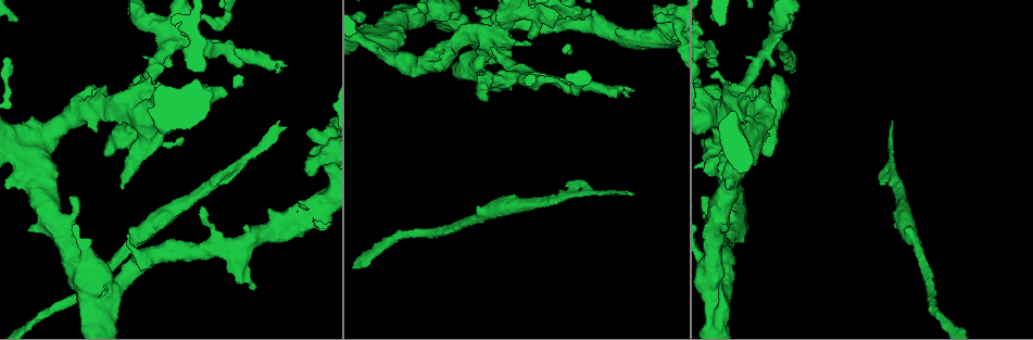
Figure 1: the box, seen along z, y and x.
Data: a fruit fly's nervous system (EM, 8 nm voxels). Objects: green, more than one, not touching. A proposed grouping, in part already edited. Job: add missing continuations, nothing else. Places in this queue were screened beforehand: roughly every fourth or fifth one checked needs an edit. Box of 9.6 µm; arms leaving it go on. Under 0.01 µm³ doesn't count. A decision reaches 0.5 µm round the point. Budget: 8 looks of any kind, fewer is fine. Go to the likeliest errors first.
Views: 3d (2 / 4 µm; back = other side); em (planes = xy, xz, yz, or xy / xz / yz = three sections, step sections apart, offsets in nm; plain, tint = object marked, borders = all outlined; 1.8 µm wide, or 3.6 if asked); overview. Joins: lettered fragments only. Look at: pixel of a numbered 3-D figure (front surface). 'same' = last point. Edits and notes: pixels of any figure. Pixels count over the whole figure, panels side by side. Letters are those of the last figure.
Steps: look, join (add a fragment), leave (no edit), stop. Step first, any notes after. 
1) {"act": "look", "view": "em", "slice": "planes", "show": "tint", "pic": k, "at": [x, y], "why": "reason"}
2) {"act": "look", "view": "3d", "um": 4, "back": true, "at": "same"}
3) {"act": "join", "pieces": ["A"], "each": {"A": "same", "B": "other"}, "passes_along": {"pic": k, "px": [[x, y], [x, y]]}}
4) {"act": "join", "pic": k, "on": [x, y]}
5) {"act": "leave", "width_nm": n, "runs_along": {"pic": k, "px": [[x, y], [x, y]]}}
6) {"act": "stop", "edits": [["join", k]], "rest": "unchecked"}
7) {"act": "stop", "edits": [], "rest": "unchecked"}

{"act": "look", "view": "3d", "um": 2, "pic": 1, "at": [239, 67], "why": "an open end"}

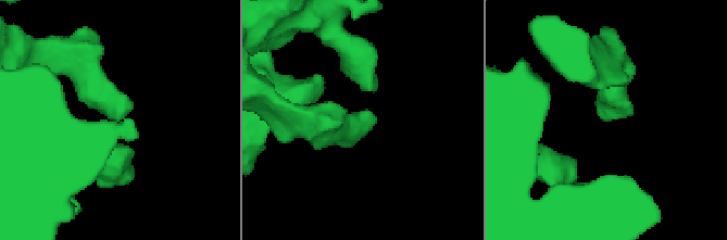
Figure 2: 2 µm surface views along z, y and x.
{"act": "look", "view": "em", "um": 3.6, "slice": "planes", "show": "borders", "pic": 2, "at": [598, 113]}

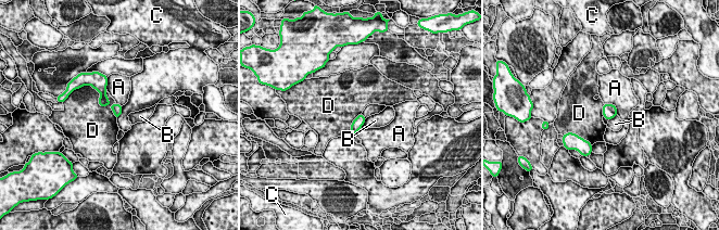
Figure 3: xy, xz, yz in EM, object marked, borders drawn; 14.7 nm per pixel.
{"act": "leave", "each": {"A": "other", "B": "other", "C": "other", "D": "other"}, "runs_along": {"pic": 3, "px": [[101, 89], [103, 98], [117, 113]]}, "found": "no lettered fragment goes on from it"}

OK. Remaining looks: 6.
{"act": "look", "view": "em", "slice": "xy", "step": 8, "show": "borders", "pic": 1, "at": [890, 127], "why": "tapers out"}

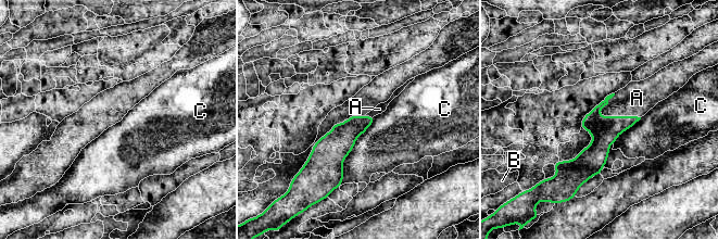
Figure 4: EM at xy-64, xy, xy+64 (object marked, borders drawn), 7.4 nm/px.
{"act": "look", "view": "em", "slice": "yz", "step": 4, "show": "borders", "at": "same", "why": "another direction"}

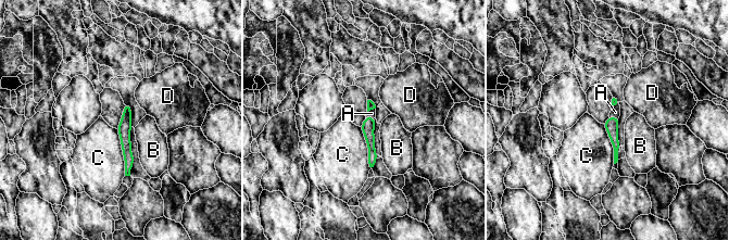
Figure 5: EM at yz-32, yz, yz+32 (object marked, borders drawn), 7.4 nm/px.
{"act": "join", "pieces": ["A"], "each": {"A": "same", "B": "other", "C": "other", "D": "other"}, "passes_along": {"pic": 5, "px": [[367, 127], [371, 117], [372, 113]]}, "found": "the neuron continues"}

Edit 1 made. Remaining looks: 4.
{"act": "look", "view": "3d", "um": 4, "pic": 1, "at": [138, 101], "why": "sudden change in width"}

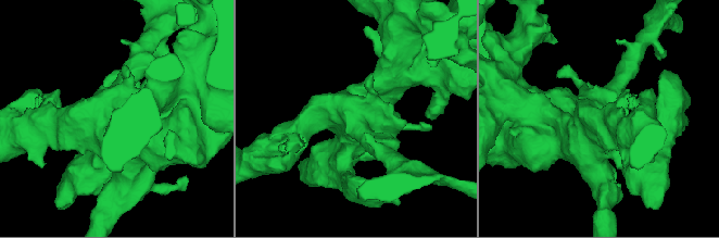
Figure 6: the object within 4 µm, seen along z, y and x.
{"act": "look", "view": "em", "slice": "planes", "show": "borders", "pic": 6, "at": [360, 124]}

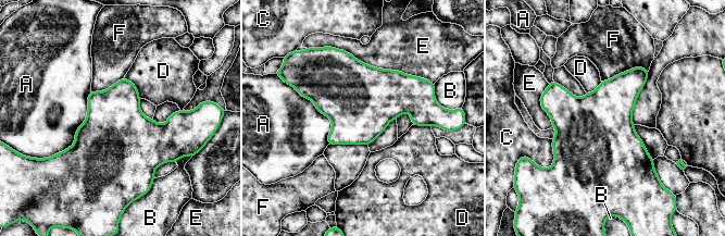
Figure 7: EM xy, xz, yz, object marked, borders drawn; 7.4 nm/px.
{"act": "leave", "each": {"A": "other", "B": "other", "C": "other", "D": "other", "E": "other", "F": "other"}, "border": {"pic": 7, "px": [[124, 77], [136, 87], [140, 98]]}, "found": "none of them fits"}

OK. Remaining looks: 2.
{"act": "stop", "edits": [["join", 5]], "rest": "unchecked"}

